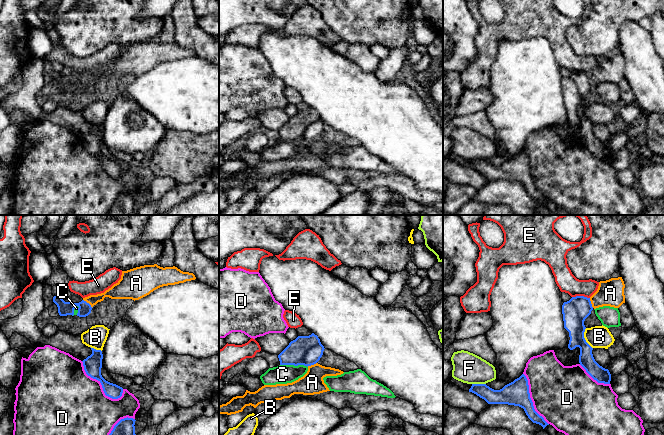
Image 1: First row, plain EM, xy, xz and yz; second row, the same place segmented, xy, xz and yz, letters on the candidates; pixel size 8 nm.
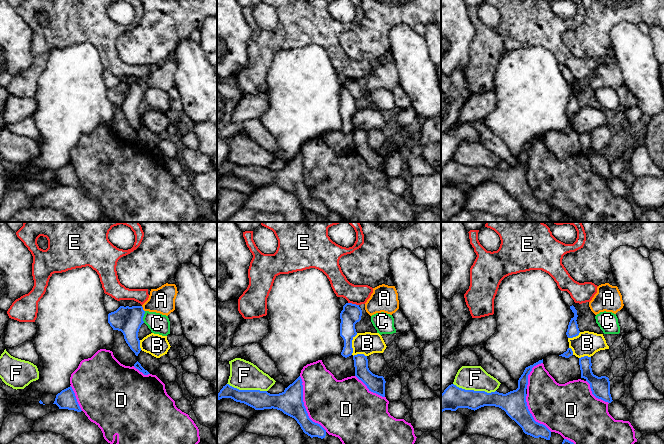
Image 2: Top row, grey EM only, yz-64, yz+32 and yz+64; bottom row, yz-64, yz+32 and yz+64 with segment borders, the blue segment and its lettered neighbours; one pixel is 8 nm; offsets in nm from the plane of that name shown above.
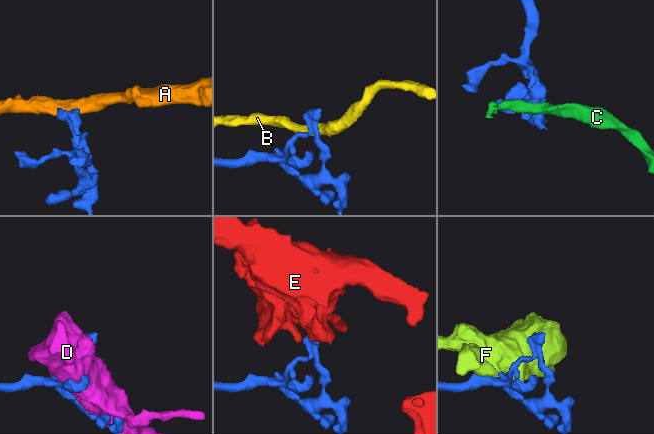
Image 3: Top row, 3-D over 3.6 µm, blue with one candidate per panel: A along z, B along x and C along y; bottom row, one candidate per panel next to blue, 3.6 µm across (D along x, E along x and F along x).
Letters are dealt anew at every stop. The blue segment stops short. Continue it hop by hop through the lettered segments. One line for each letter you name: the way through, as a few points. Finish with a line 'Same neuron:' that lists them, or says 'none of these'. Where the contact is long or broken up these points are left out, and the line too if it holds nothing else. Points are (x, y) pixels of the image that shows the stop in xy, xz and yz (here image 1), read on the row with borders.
Same neuron: none of these

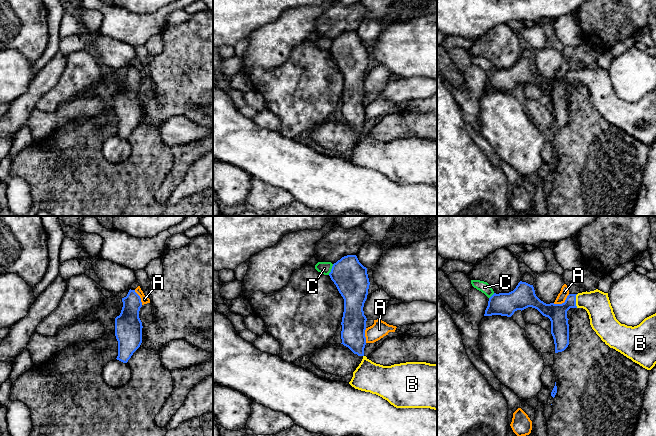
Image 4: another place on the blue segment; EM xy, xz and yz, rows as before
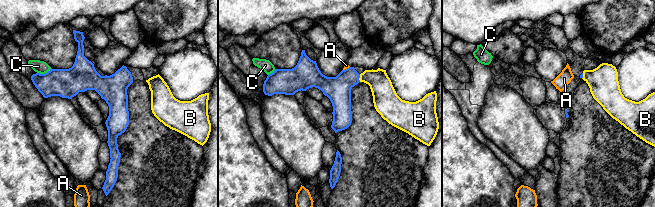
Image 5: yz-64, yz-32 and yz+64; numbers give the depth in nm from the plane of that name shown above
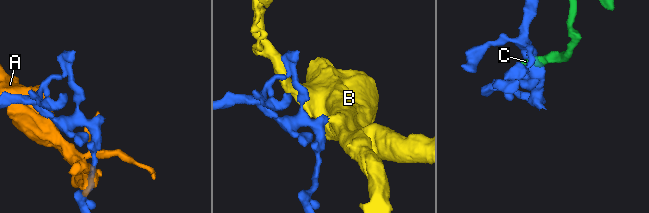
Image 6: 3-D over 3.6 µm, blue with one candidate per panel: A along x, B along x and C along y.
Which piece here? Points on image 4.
B: Path across: yz (557, 313), (575, 301), (592, 301), (597, 304)
Same neuron: B

